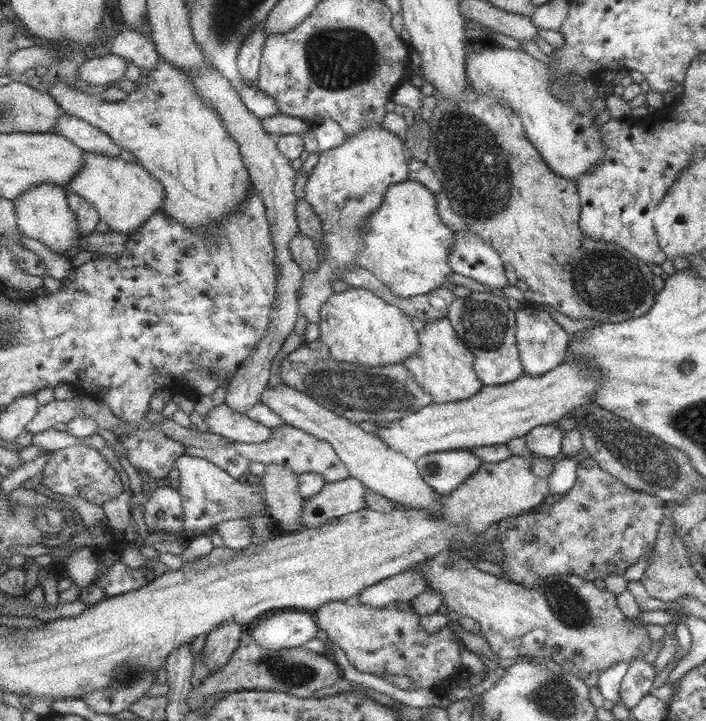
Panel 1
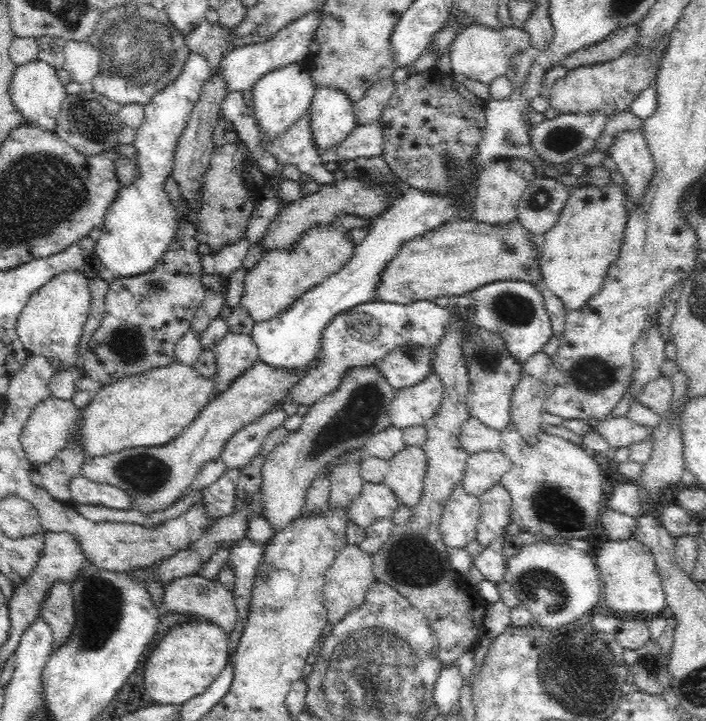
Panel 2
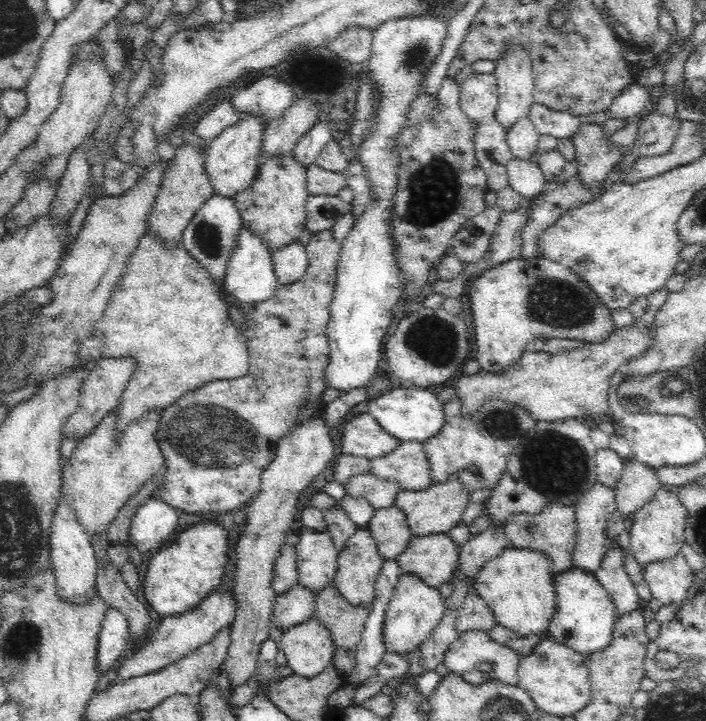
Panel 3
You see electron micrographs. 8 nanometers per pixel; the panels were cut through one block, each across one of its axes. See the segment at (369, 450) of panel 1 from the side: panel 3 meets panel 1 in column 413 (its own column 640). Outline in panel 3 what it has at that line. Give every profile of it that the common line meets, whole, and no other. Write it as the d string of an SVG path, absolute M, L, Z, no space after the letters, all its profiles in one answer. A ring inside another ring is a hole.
M626 459L622 476L615 488L615 512L624 520L650 502L662 484L648 465L636 459Z

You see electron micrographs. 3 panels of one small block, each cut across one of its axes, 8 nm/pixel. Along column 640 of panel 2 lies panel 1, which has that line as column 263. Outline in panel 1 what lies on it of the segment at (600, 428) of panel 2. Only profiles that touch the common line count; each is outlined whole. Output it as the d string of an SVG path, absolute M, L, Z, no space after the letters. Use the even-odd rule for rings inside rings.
M224 402L208 410L202 419L208 431L219 439L246 445L263 442L273 431L247 418L246 414L235 412Z

